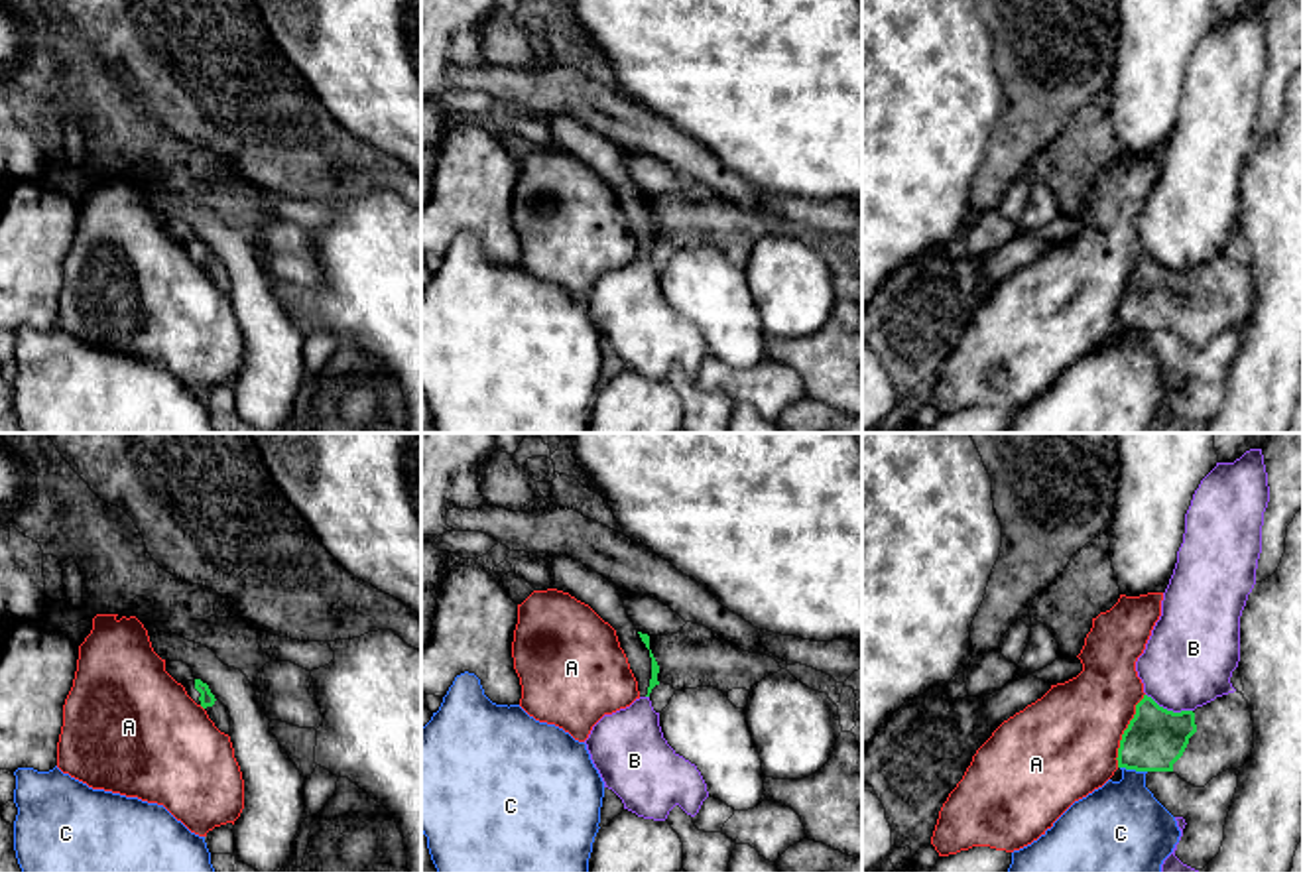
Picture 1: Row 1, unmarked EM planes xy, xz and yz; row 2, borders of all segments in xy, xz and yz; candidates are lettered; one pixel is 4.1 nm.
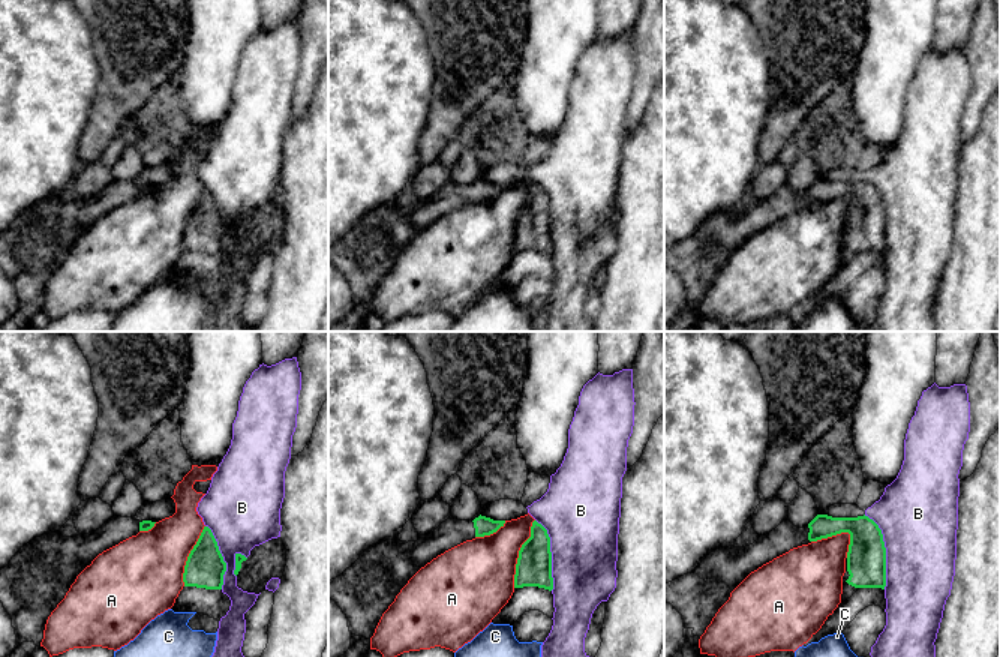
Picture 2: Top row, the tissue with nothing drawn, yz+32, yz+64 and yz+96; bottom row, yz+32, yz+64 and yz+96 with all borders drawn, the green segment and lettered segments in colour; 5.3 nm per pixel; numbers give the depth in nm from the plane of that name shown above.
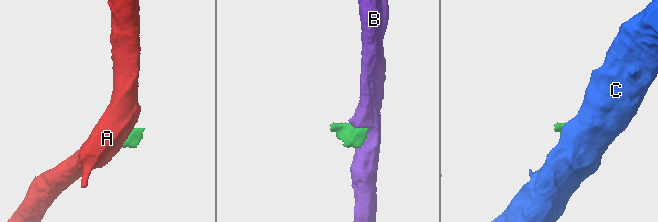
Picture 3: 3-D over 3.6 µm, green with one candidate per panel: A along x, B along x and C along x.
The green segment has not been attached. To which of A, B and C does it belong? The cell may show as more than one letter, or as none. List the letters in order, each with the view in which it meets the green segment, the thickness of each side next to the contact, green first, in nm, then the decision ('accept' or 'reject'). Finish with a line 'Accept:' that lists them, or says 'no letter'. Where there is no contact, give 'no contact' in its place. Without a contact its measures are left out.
A: yz | 240/440 nm | reject
B: yz | 240/360 nm | reject
C: yz | 240/360 nm | reject
Accept: no letter

